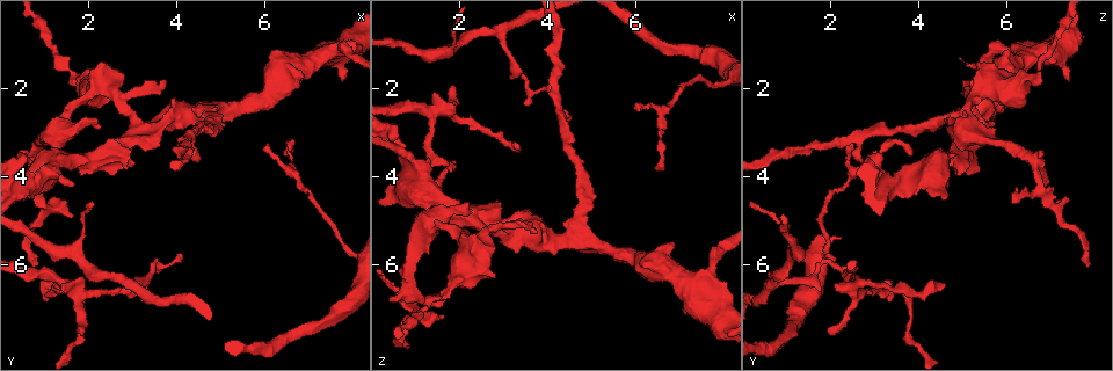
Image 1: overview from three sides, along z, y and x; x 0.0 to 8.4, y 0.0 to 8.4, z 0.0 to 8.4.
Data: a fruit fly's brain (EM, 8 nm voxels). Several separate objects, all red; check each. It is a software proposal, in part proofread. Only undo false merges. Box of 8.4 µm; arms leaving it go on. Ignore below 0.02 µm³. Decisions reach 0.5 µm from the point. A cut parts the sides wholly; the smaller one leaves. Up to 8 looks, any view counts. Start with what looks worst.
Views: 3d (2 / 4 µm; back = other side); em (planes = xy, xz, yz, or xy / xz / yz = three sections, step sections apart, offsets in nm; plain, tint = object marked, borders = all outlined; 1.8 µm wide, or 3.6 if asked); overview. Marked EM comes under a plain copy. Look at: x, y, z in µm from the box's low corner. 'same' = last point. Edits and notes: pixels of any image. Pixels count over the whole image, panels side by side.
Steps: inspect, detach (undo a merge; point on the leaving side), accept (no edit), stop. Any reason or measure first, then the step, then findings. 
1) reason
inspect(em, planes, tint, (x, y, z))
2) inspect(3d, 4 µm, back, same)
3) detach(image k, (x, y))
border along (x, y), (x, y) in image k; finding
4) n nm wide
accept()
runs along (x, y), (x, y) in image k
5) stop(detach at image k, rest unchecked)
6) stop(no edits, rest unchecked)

inspect(em, xy, step 4, tint, (2.90, 6.35, 0.70))

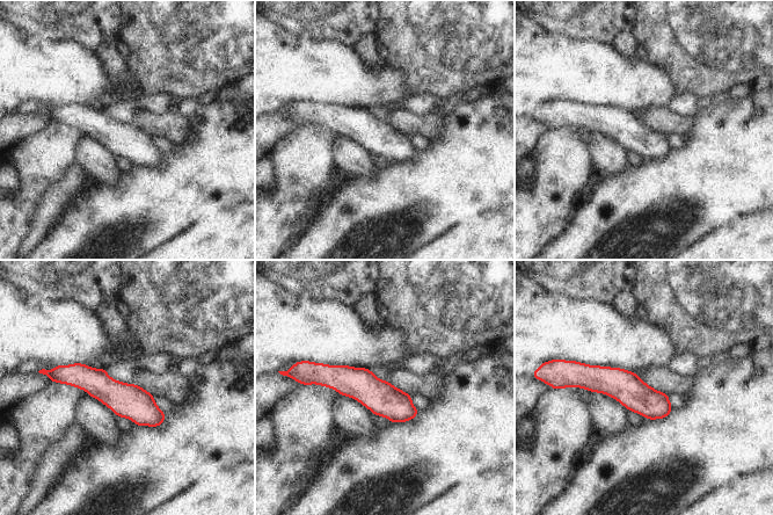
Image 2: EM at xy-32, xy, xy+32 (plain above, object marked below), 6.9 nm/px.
accept()
runs along (57, 377), (88, 378), (162, 416) in image 2; continuous, no second neuron

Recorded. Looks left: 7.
a fork
inspect(em, yz, step 16, tint, (2.25, 1.95, 5.45))

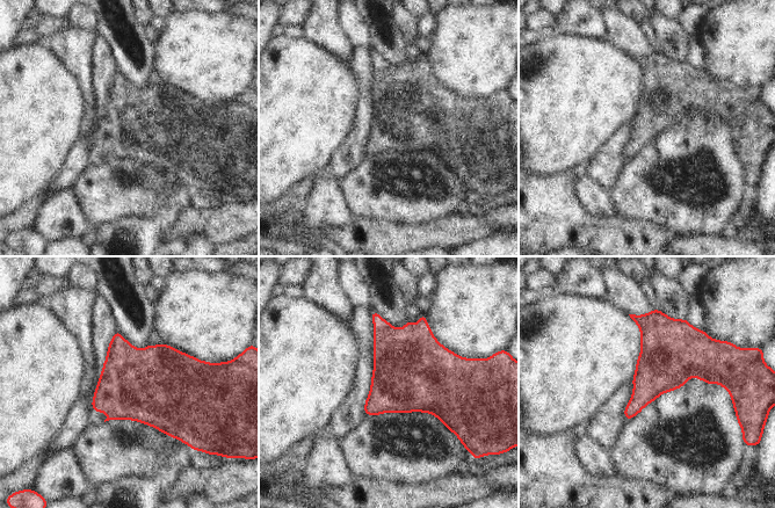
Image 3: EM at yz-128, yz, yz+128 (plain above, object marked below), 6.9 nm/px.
another direction
inspect(em, planes, tint, same)

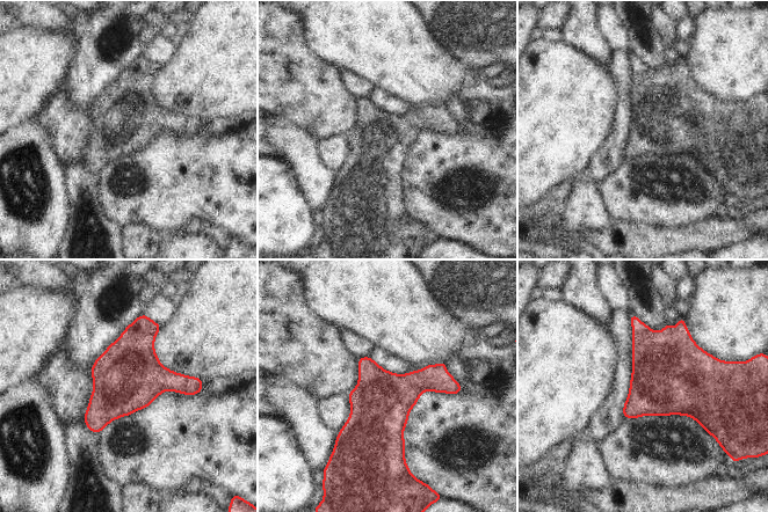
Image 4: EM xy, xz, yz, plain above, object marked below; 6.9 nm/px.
420 nm wide
accept()
continuous, no second neuron

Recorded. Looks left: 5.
three-way junction
inspect(3d, 4 µm, (1.50, 6.50, 2.40))

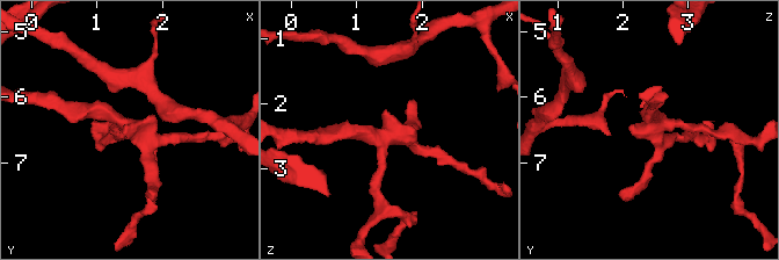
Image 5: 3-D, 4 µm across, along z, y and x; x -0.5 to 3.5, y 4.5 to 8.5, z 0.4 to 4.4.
shape alone is not enough
inspect(em, planes, borders, (1.50, 6.40, 2.45))

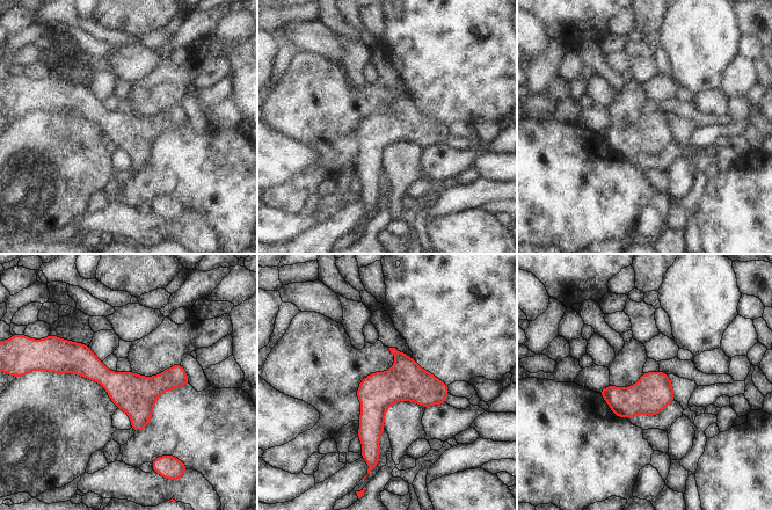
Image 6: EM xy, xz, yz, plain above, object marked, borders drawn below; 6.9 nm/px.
280 nm wide
accept()
runs along (60, 366), (184, 380) in image 6; all the same neuron

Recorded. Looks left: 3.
stop(no edits, rest unchecked)

